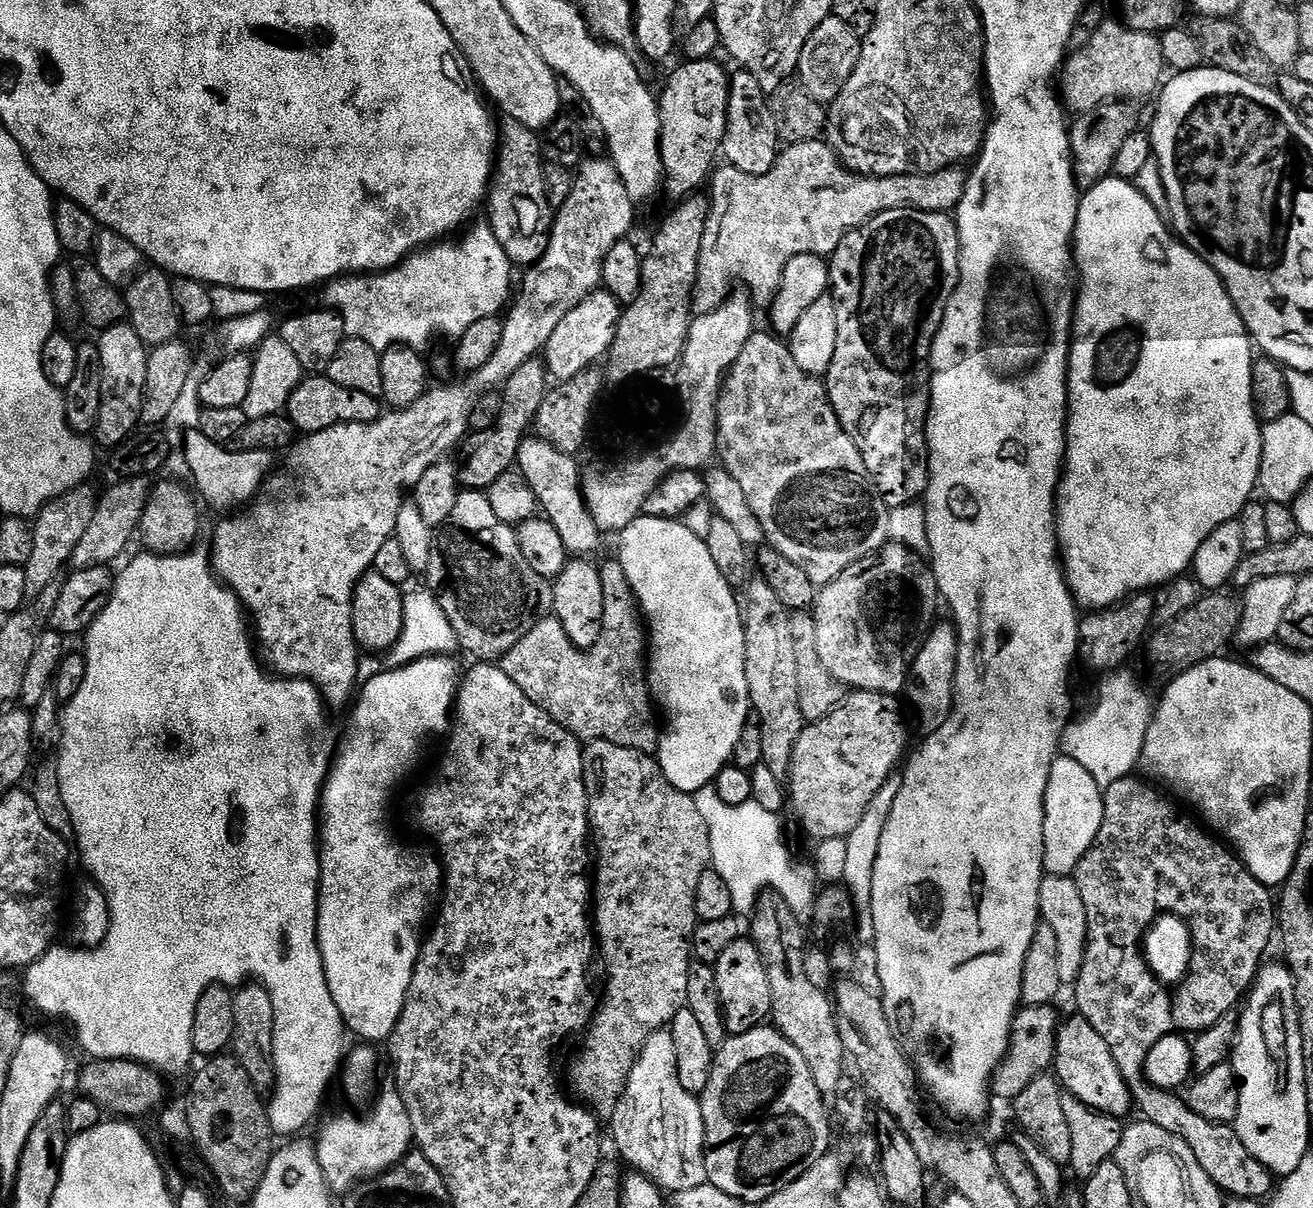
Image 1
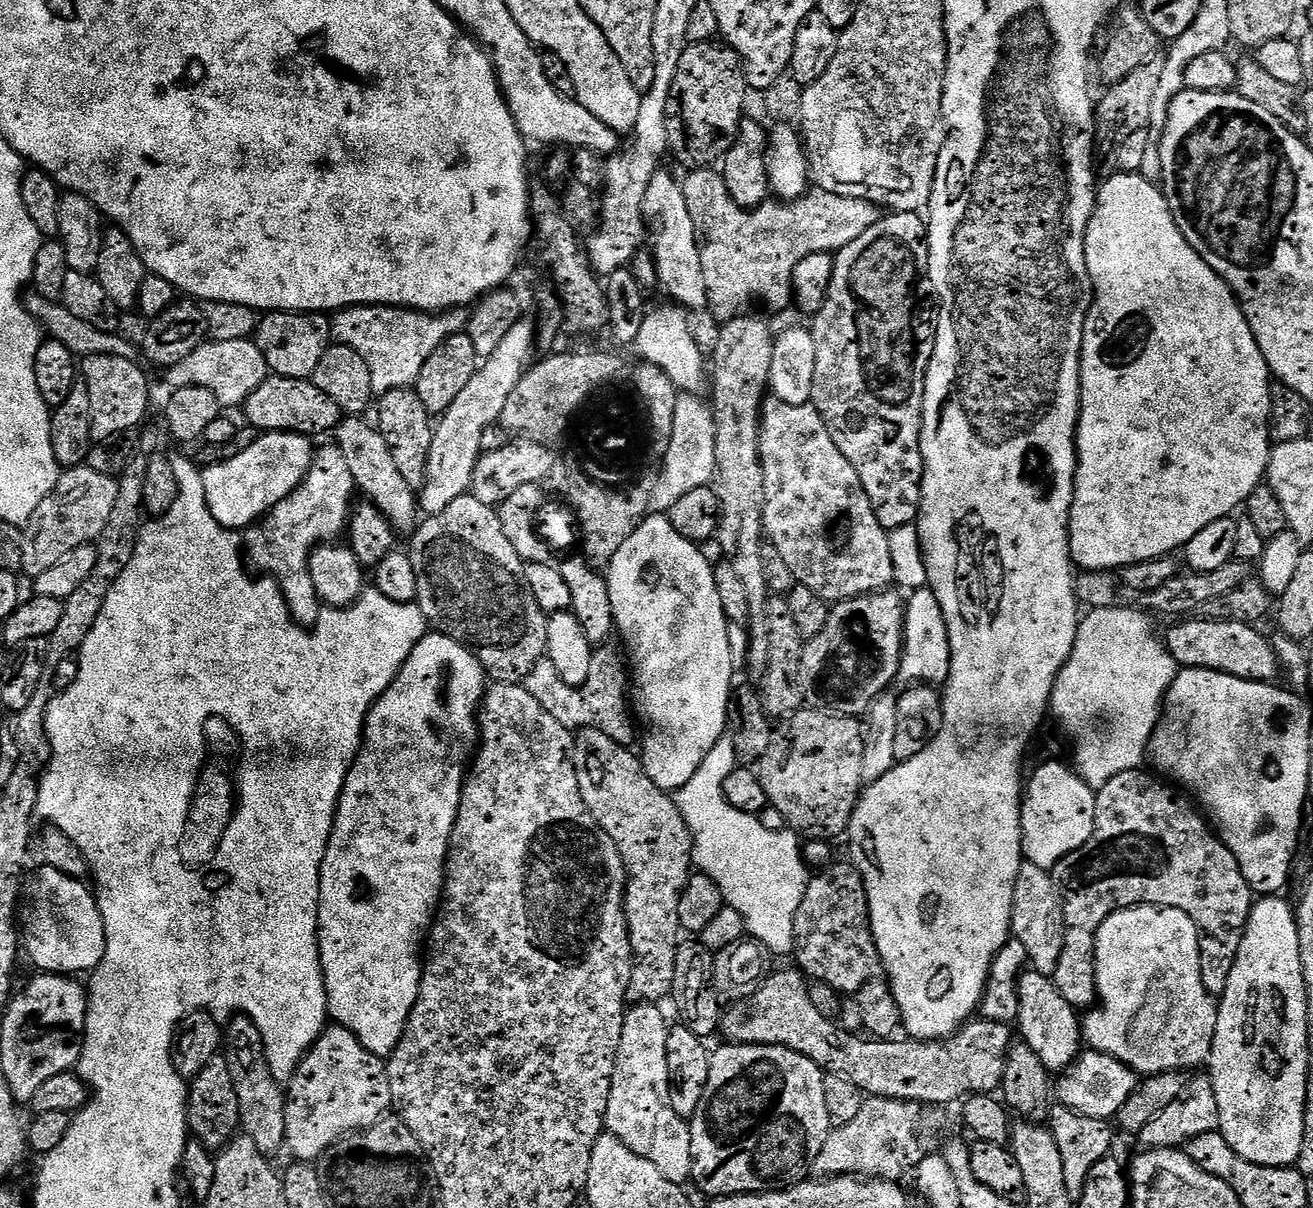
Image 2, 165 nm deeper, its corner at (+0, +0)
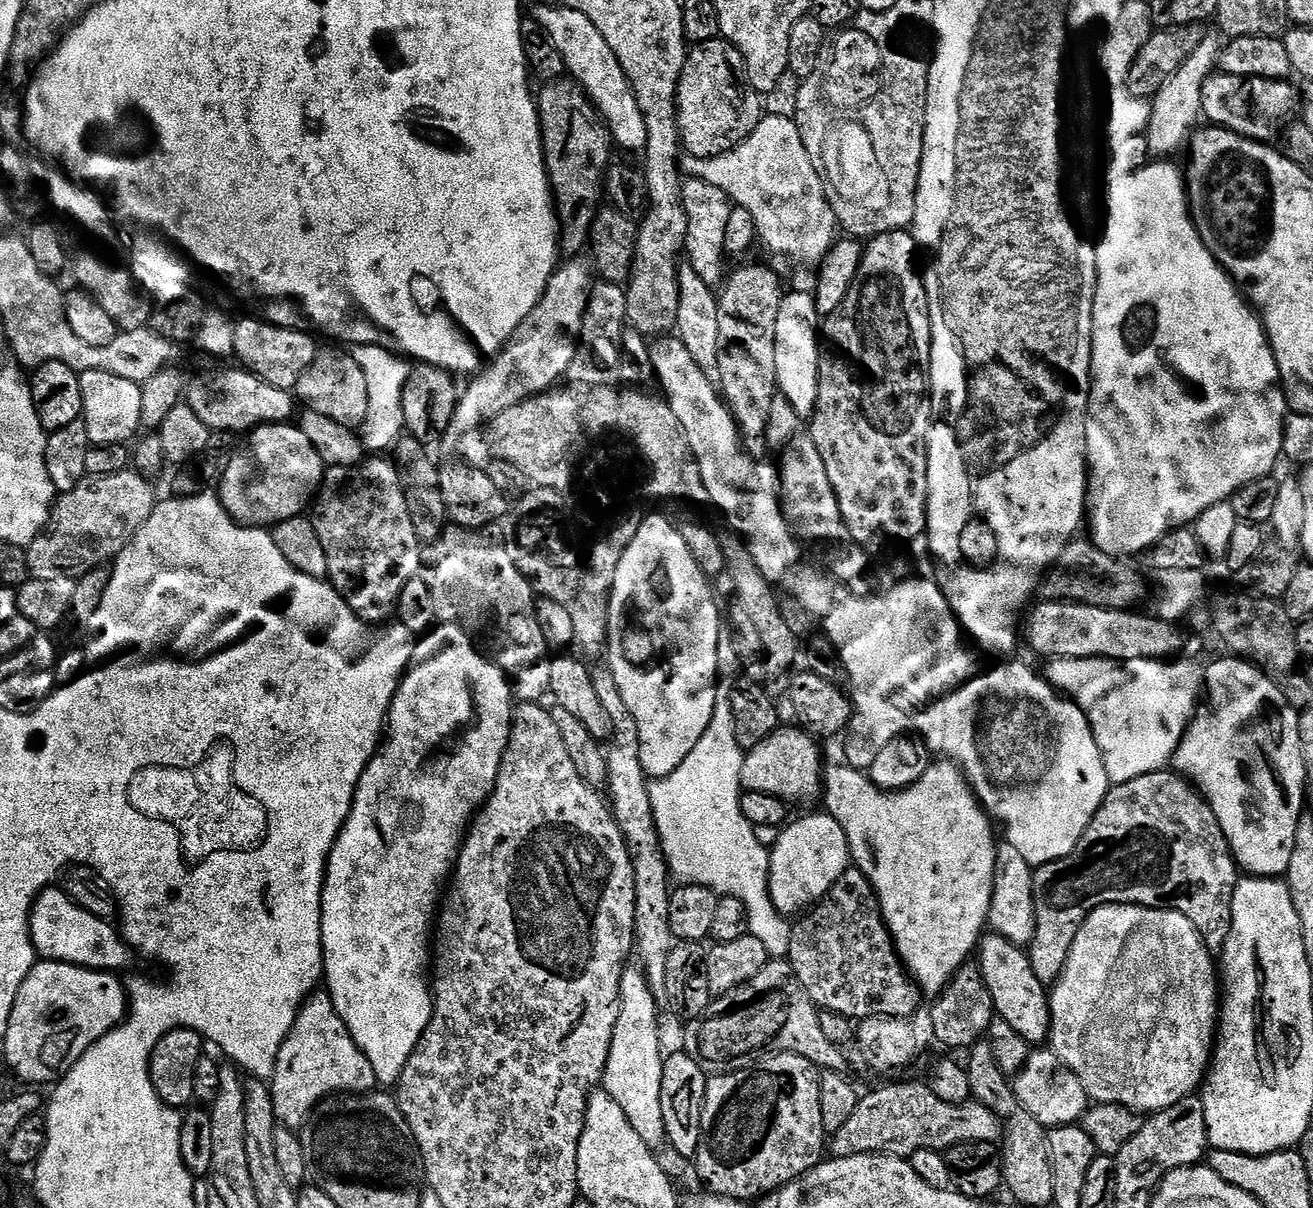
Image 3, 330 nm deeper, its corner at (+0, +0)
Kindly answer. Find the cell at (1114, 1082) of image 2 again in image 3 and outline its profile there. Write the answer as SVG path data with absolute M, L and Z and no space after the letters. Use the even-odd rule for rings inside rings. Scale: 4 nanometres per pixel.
M1051 1050L1033 1051L1020 1071L1015 1073L1012 1089L1024 1109L1047 1129L1067 1124L1079 1125L1090 1107L1090 1097L1082 1082Z

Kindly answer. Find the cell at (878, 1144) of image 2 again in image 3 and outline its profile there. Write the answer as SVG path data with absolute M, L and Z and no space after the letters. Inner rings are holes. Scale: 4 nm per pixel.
M888 1084L869 1096L861 1095L857 1109L842 1128L831 1133L830 1152L838 1156L903 1156L911 1158L918 1150L947 1150L956 1144L986 1142L996 1144L1006 1128L1001 1117L984 1104L942 1102L924 1084Z

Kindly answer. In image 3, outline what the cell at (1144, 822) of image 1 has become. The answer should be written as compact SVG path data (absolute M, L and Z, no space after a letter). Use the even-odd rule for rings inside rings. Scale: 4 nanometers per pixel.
M1165 770L1109 787L1098 814L1094 814L1076 849L1066 858L1035 869L1036 933L1030 945L1034 974L1038 974L1045 986L1055 985L1070 958L1078 930L1091 912L1107 904L1172 908L1190 918L1209 952L1223 953L1226 938L1230 938L1234 890L1238 883L1236 872L1236 859L1226 842L1226 834L1222 834L1222 826L1218 826L1218 818L1214 818L1214 810L1185 777Z

